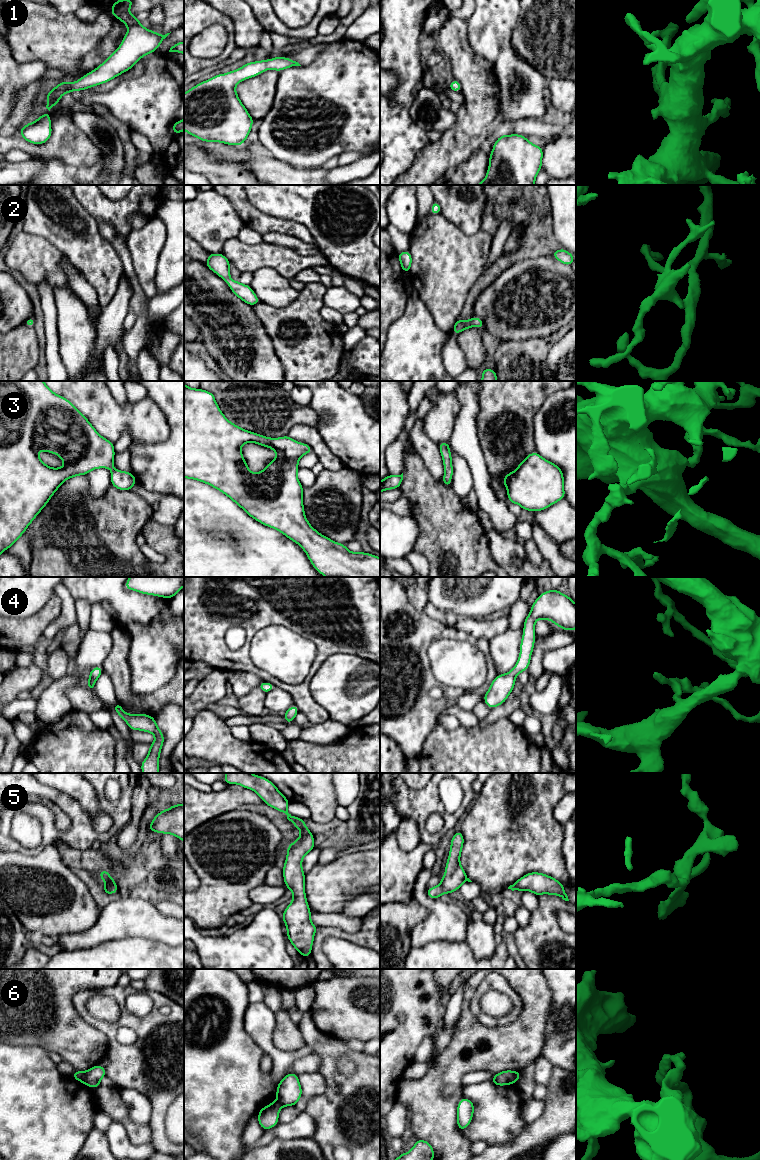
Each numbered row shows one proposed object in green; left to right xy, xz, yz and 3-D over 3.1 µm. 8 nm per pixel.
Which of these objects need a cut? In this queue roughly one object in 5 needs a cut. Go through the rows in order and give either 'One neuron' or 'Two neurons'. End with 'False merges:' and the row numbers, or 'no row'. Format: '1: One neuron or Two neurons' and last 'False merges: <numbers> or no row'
1: One neuron
2: One neuron
3: One neuron
4: One neuron
5: One neuron
6: Two neurons
False merges: 6

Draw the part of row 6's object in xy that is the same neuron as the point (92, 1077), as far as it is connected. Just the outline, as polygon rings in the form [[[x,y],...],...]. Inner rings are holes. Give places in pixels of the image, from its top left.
[[[96,1065],[84,1071],[84,1084],[90,1088],[98,1088],[101,1079],[106,1076],[106,1069]]]

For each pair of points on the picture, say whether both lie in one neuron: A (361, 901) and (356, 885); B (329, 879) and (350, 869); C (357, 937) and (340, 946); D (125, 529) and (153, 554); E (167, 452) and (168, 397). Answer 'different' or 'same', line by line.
A: different
B: same
C: different
D: different
E: same

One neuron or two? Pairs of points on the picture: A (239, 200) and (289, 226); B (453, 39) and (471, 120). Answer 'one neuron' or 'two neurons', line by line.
A: one neuron
B: one neuron

